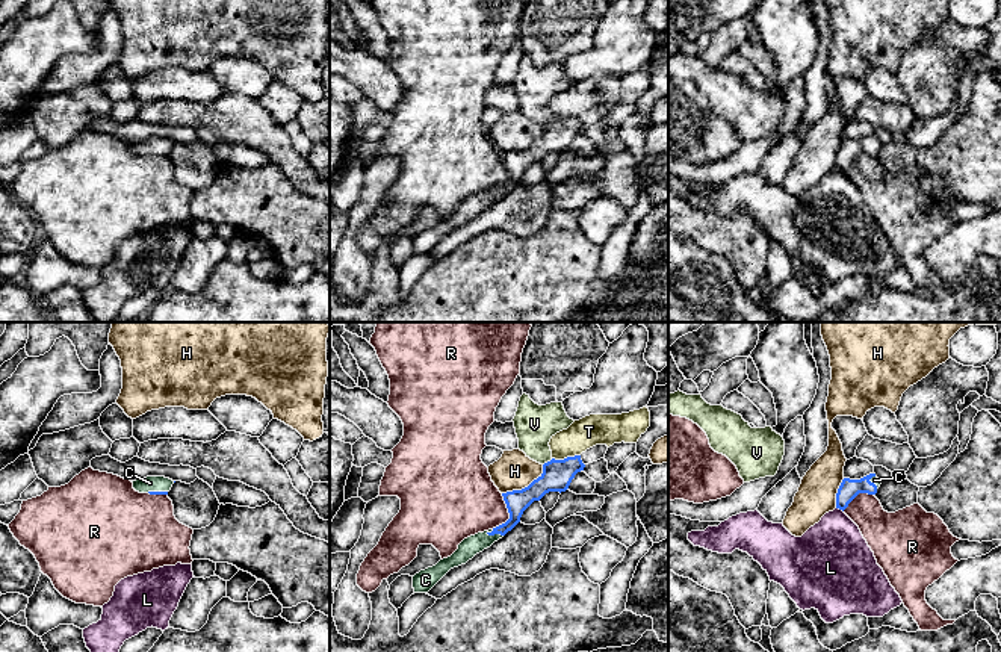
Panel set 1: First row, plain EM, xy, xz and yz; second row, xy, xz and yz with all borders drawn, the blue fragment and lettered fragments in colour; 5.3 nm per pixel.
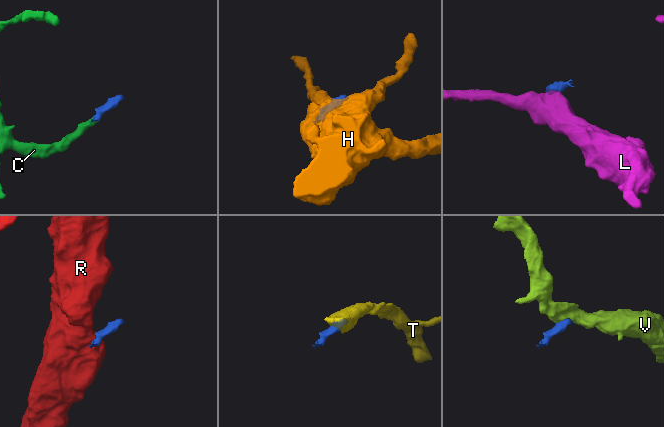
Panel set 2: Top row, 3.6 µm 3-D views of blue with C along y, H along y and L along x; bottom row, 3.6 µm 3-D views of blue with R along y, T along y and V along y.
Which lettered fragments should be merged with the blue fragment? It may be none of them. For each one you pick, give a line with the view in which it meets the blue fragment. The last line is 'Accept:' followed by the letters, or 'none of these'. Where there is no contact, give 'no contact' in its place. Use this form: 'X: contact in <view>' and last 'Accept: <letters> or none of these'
C: contact in xz
Accept: C

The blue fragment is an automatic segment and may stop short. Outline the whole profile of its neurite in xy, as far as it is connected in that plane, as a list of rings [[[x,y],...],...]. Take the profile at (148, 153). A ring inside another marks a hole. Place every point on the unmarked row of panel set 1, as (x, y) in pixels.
[[[147,138],[144,141],[132,142],[133,150],[139,154],[168,156],[174,142],[165,138]]]

